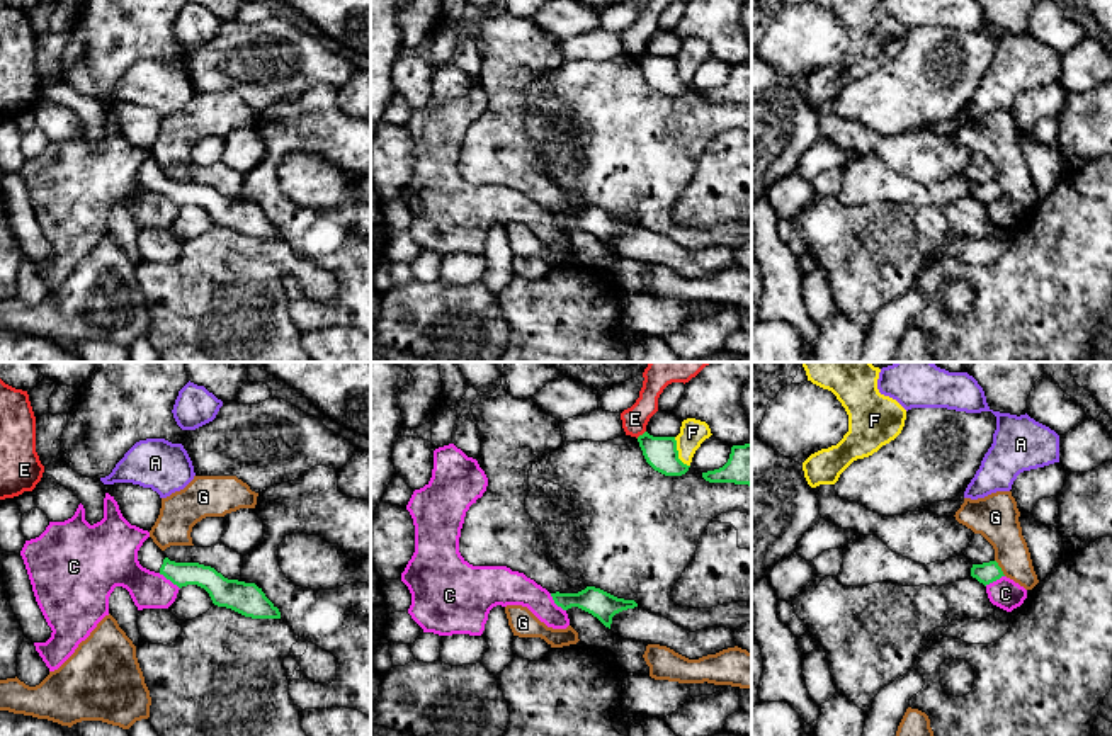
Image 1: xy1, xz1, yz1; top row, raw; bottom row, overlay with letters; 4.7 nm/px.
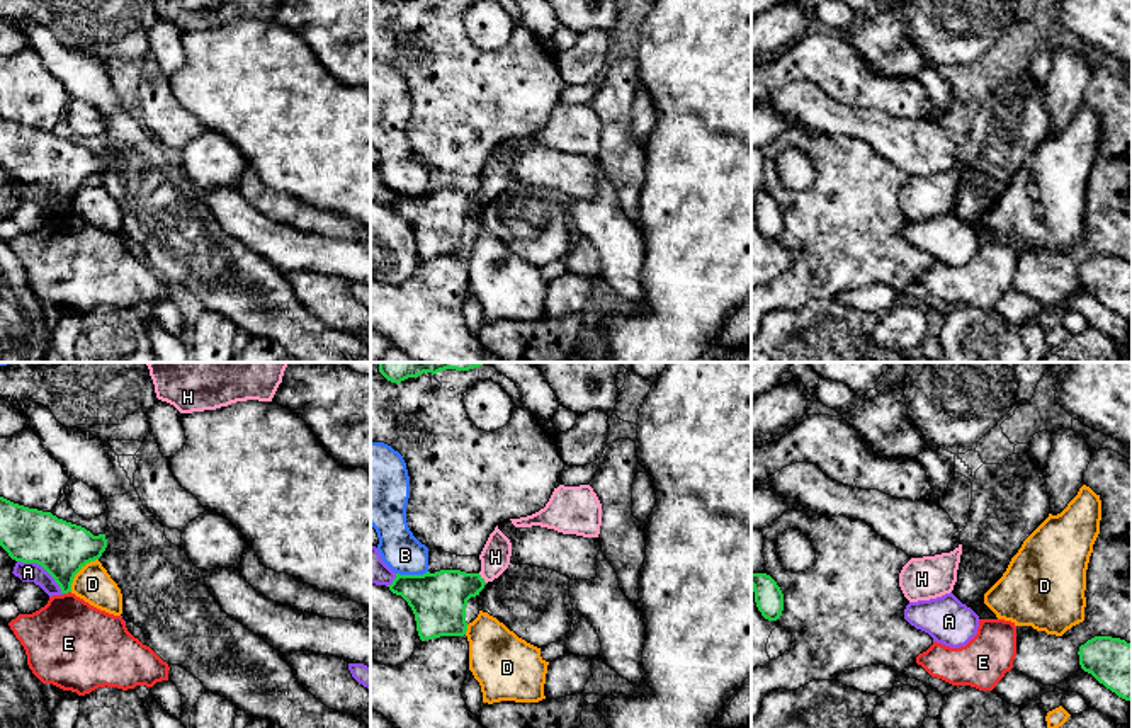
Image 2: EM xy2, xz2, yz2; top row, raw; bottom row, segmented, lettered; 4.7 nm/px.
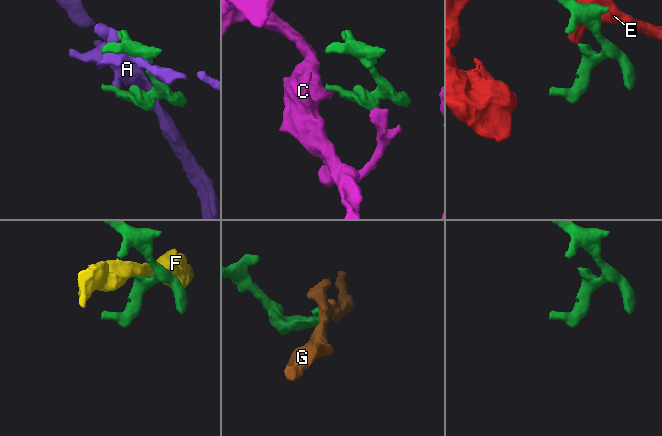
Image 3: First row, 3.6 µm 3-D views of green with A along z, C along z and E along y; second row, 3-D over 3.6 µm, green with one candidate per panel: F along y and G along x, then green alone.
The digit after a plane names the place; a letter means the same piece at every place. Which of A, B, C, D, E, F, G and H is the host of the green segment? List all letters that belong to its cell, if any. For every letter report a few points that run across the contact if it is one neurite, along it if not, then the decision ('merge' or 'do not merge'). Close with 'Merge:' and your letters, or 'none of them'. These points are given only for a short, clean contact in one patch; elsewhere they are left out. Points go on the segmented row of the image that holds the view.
A: do not merge
B: do not merge
C: do not merge
D: line xy2 (97, 558), (90, 560), (75, 575), (70, 591); do not merge
E: do not merge
F: line xz1 (674, 437), (677, 456), (689, 466); do not merge
G: line yz1 (995, 560), (1005, 575); do not merge
H: line xz2 (439, 599), (454, 587), (483, 579), (492, 568), (495, 557); merge
Merge: H

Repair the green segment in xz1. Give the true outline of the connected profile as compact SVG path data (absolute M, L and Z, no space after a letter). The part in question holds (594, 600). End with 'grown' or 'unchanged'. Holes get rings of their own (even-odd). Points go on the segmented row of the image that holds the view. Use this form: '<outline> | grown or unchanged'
M587 586L578 593L551 593L554 603L563 610L578 607L597 617L605 627L610 629L612 617L622 610L634 609L634 600L617 598L600 588Z | unchanged

